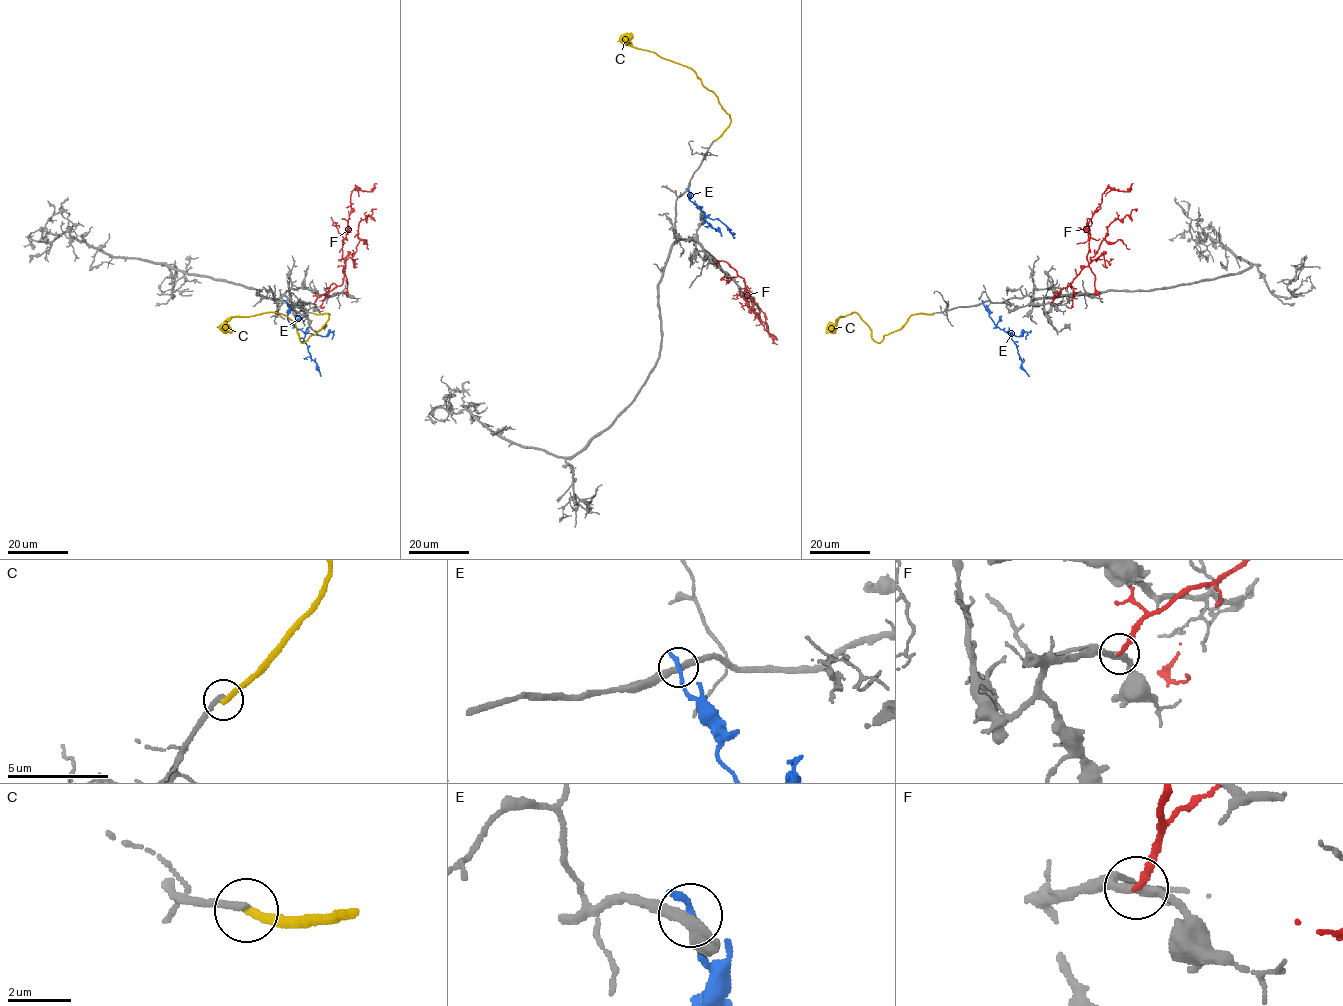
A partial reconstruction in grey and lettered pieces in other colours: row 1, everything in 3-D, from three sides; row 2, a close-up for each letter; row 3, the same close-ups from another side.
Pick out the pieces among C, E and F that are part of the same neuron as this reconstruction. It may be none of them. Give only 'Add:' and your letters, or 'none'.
Add: none

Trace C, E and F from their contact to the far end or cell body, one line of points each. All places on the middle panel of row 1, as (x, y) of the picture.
C: (714, 140), (730, 119), (717, 96), (704, 86), (691, 68), (628, 42), (632, 33)
E: (688, 190), (688, 199), (722, 236)
F: (714, 258), (725, 261), (744, 279), (746, 295), (743, 296), (748, 294), (751, 309), (759, 322), (777, 339)

